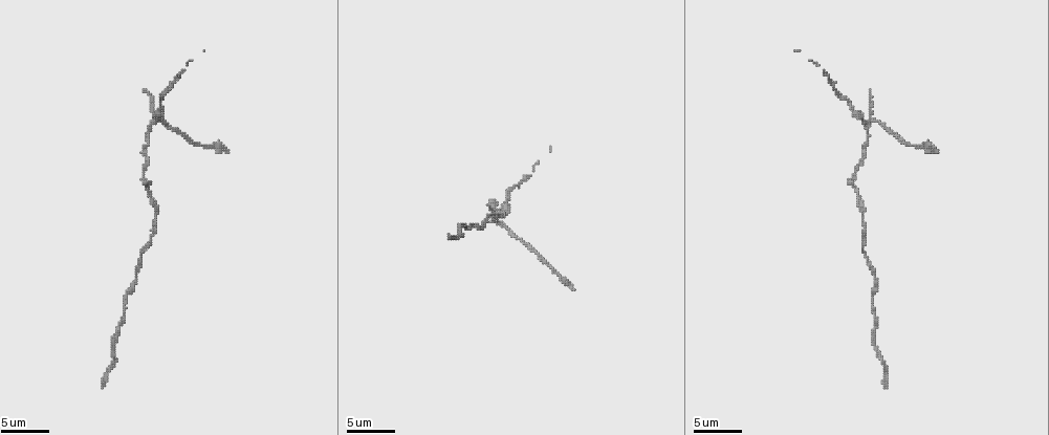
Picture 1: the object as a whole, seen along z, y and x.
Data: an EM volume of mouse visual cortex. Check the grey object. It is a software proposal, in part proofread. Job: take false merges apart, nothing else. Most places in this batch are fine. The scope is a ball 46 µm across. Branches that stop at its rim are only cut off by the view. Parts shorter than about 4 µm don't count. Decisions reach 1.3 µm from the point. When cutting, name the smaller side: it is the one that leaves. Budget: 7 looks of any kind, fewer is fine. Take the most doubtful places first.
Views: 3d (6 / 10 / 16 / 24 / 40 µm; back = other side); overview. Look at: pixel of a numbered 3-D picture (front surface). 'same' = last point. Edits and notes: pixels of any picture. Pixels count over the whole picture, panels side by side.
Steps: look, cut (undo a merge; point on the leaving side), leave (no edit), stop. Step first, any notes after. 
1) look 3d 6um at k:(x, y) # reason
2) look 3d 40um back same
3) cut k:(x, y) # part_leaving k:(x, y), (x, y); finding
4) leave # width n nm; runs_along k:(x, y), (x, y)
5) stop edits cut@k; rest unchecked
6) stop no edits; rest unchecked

look 3d 10um at 1:(867, 122) # four arms meet

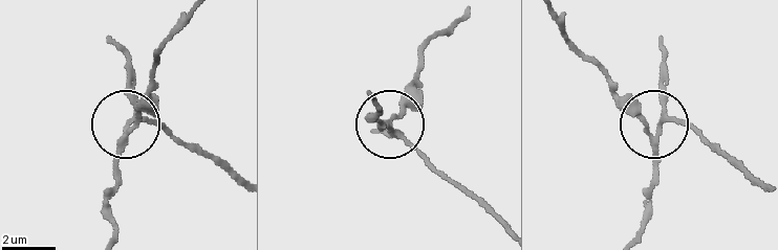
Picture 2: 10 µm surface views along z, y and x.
leave # runs_along 2:(633, 236), (655, 176), (657, 124), (700, 129); one neuron here

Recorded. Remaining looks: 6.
look 3d 10um at 1:(873, 296)

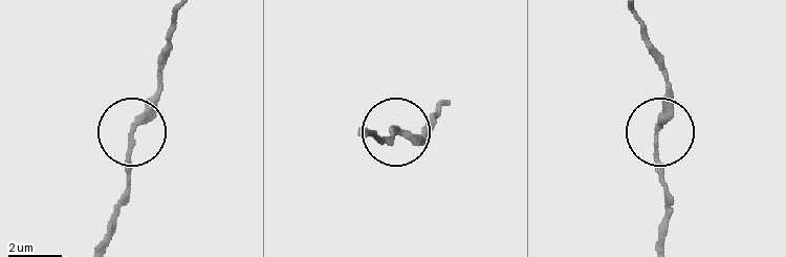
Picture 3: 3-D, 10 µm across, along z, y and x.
leave # runs_along 3:(635, 17), (664, 84), (657, 172), (664, 197); continuous, no second neuron

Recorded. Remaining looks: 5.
look 3d 6um at 1:(852, 176) # thick turns thin

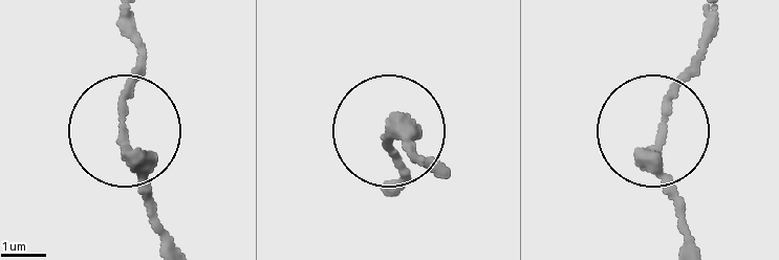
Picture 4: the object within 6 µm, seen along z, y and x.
leave # width 250 nm; runs_along 4:(441, 175), (389, 134), (399, 187); continuous, no second neuron

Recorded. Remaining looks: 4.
look 3d 6um at 1:(155, 219) # thin neck

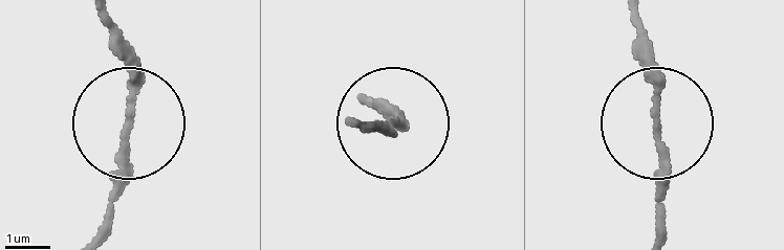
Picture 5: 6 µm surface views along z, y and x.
leave # width 170 nm; runs_along 5:(654, 43), (666, 237); all the same neuron

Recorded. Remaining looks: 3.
stop no edits; rest unchecked

